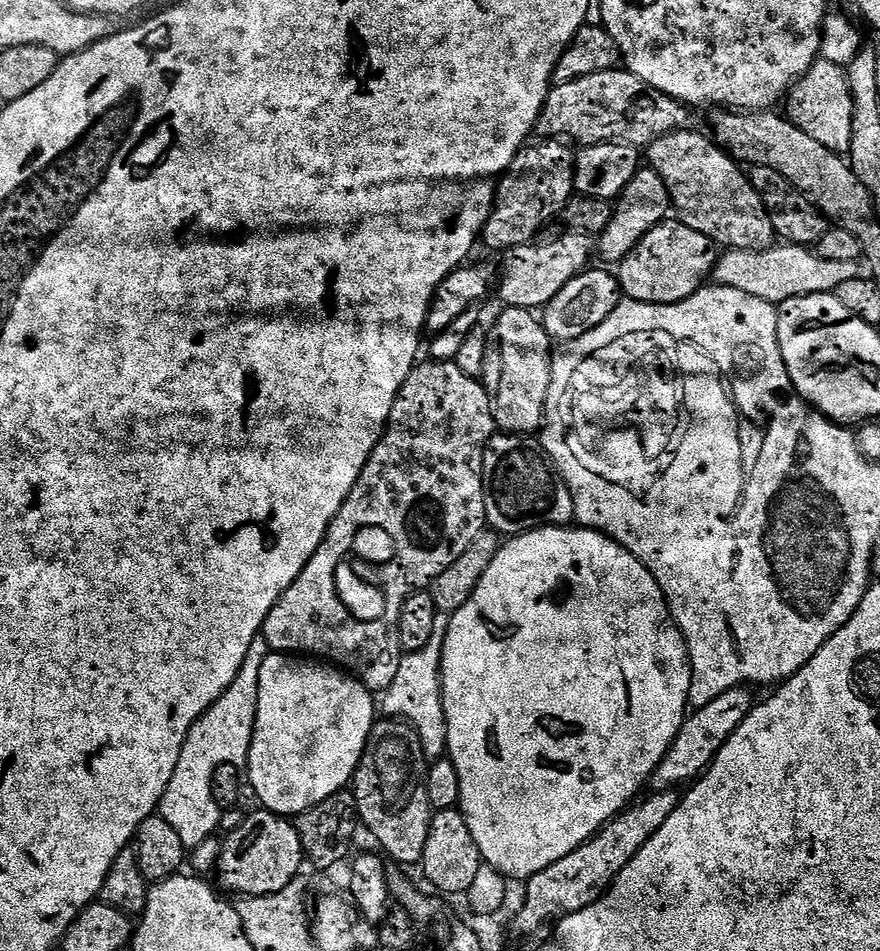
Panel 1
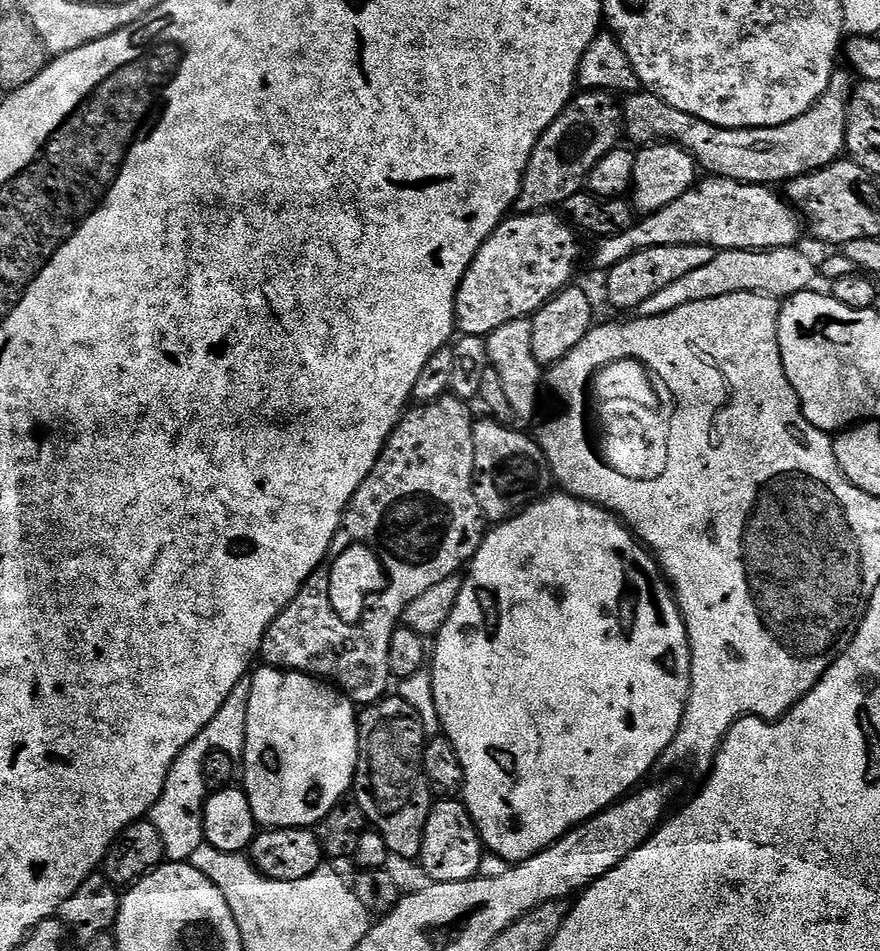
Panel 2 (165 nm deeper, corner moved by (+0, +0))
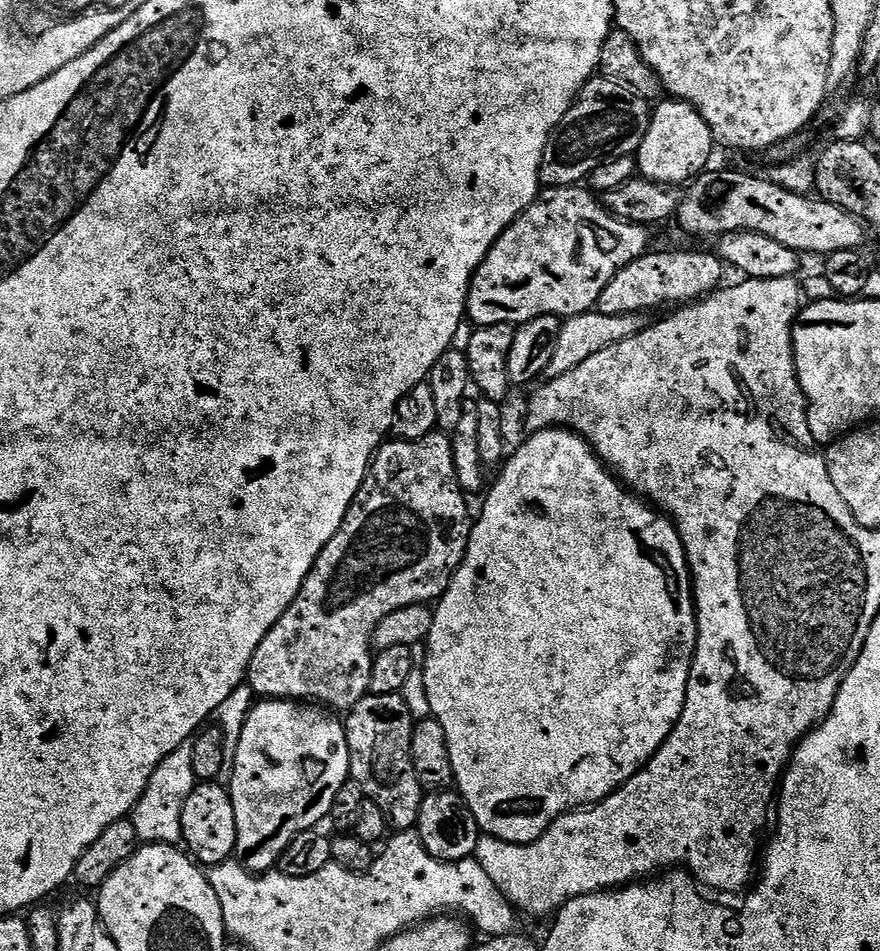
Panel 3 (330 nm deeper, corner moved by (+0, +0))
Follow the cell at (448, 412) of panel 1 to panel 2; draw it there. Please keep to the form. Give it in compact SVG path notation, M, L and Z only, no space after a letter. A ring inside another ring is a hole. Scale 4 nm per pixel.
M451 394L440 397L439 400L431 400L429 404L412 406L400 417L399 424L392 431L392 437L386 442L374 470L358 486L354 498L348 503L344 511L344 517L340 523L340 529L336 532L334 542L330 546L327 556L324 557L315 574L300 588L300 593L294 597L288 605L270 622L266 634L262 638L259 659L269 668L282 668L289 672L305 672L308 676L317 677L325 682L331 682L339 686L344 695L357 706L376 704L389 695L390 681L390 638L396 627L404 619L404 611L418 594L426 594L434 582L442 582L442 578L450 578L457 575L475 556L480 549L480 543L486 535L486 521L482 514L482 506L478 506L476 497L476 475L474 474L474 415L465 401L459 400Z

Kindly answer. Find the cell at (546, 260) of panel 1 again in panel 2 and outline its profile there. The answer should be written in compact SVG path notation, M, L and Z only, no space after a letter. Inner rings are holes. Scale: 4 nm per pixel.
M708 176L682 194L682 198L670 202L670 206L641 215L626 234L603 237L597 243L600 245L596 248L596 264L607 270L642 250L654 250L658 246L710 246L722 252L795 248L801 243L800 228L802 232L796 209L775 187Z

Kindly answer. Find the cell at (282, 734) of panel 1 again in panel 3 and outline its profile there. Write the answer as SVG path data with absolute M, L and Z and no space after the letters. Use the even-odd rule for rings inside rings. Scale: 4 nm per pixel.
M264 698L253 703L242 738L234 748L236 781L230 784L237 816L236 852L252 852L253 869L275 869L278 854L292 838L301 830L315 829L316 820L323 816L325 819L326 814L331 813L332 797L338 794L341 783L349 779L348 733L345 725L341 721L339 724L331 715L335 716L323 707L309 706L298 700Z

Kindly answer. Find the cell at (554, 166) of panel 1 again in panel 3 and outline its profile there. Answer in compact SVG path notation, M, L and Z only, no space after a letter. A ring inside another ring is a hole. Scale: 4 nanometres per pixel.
M597 74L588 81L588 85L582 89L572 109L562 118L551 138L548 139L546 150L542 154L542 166L540 167L540 183L544 188L570 188L587 181L588 176L602 162L610 162L614 158L631 156L642 146L642 138L646 138L646 130L650 130L653 105L646 98L642 98L628 84L621 80L613 80L612 77Z

